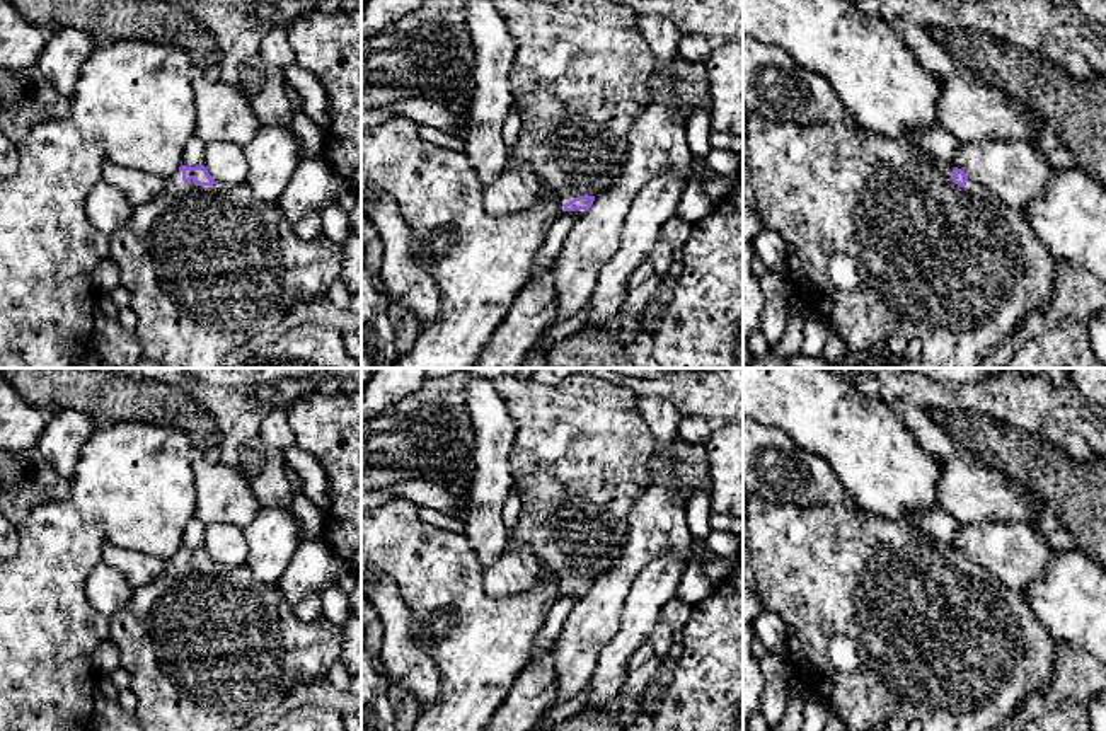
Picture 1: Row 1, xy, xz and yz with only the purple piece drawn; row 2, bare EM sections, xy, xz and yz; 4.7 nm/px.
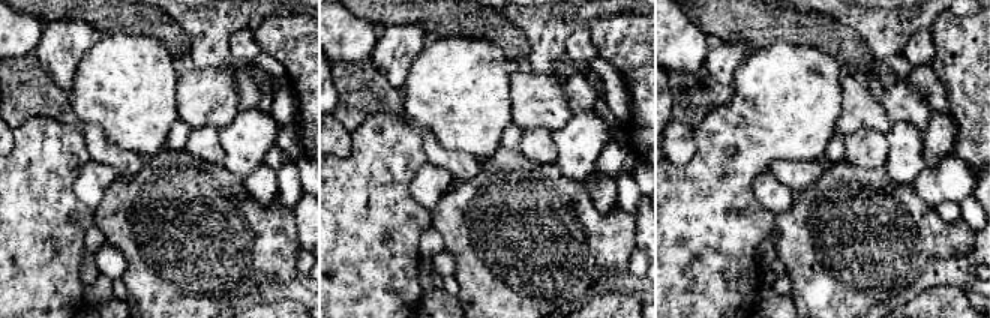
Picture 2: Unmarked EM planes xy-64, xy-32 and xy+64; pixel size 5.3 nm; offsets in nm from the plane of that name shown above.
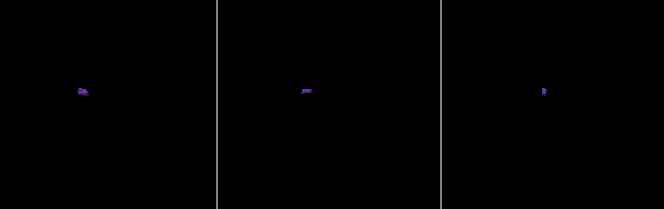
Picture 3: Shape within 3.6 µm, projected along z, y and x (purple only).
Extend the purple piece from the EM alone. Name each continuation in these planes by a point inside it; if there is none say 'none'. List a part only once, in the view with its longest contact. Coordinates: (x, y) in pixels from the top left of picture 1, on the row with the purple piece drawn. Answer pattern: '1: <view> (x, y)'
1: xz (580, 75)

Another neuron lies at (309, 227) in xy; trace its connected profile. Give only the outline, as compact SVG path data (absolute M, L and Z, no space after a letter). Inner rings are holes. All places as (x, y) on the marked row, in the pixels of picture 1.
M312 210L303 218L297 220L293 225L295 233L303 240L317 239L322 233L320 215Z

